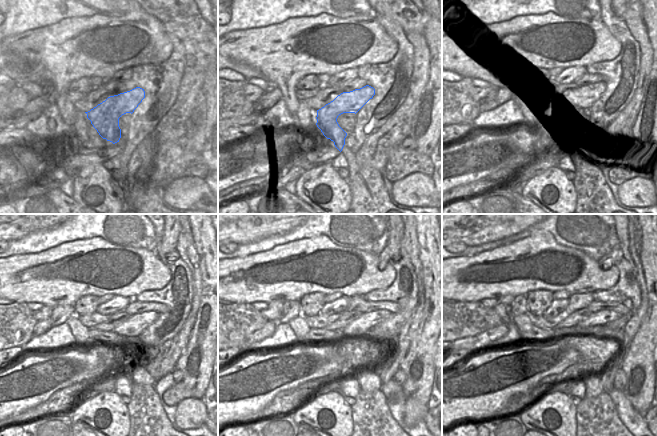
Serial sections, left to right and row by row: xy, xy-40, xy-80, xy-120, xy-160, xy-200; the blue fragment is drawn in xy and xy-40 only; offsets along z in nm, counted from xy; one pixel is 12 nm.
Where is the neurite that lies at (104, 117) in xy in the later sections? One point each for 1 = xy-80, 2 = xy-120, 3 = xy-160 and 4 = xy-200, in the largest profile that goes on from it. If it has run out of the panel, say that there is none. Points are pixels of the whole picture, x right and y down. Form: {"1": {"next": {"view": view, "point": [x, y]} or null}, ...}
{"1": {"next": {"view": "xy-80", "point": [579, 100]}}, "2": {"next": {"view": "xy-120", "point": [136, 324]}}, "3": {"next": {"view": "xy-160", "point": [365, 321]}}, "4": {"next": {"view": "xy-200", "point": [602, 317]}}}

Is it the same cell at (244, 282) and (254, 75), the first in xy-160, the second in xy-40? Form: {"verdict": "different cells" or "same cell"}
{"verdict": "different cells"}

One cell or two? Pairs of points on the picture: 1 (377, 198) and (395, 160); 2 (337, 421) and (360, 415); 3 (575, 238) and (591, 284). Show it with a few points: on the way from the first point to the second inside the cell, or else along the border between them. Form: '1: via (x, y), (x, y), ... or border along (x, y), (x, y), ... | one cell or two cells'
1: border along (357, 162), (363, 165), (371, 165), (379, 171) | two cells
2: border along (350, 406), (353, 425) | two cells
3: border along (557, 242), (577, 248), (597, 260) | two cells

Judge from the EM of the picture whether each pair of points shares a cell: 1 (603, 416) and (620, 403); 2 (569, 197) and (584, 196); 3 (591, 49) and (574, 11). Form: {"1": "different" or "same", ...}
{"1": "different", "2": "different", "3": "different"}

